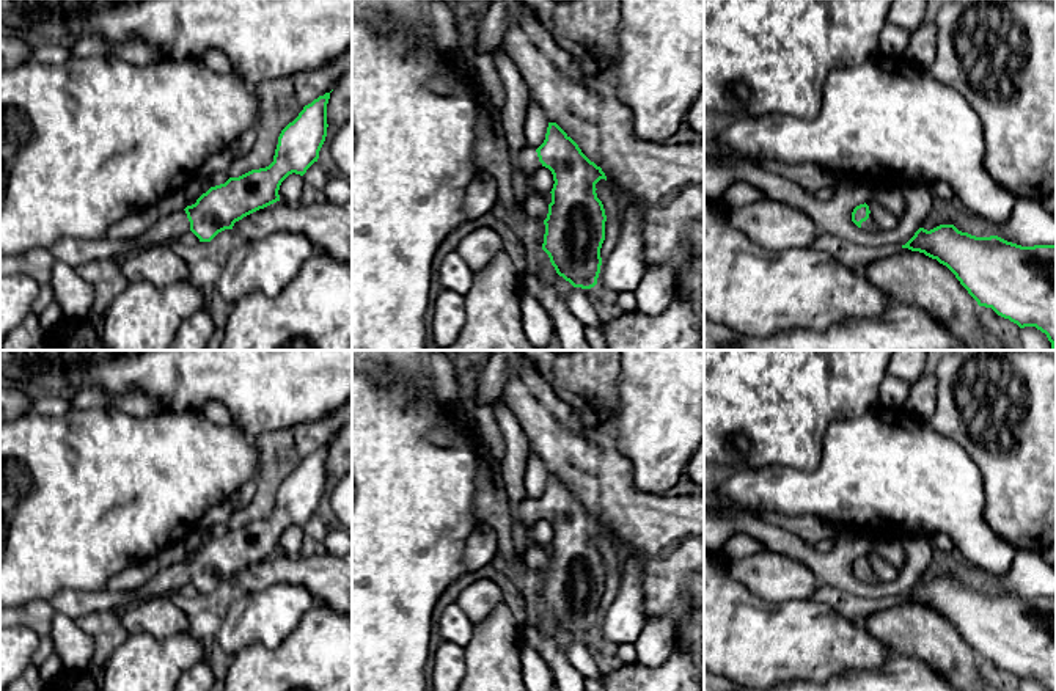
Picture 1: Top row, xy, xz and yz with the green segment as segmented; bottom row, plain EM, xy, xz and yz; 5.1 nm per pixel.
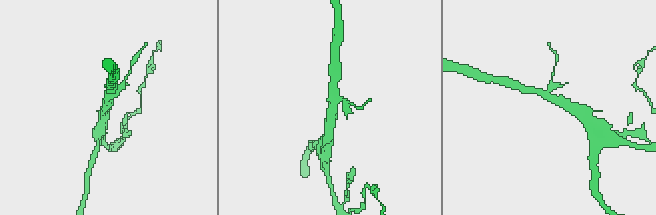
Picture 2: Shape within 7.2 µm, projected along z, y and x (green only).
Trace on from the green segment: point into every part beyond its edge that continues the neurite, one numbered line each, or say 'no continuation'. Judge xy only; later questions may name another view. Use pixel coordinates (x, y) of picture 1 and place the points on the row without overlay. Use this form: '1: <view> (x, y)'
1: xy (74, 603)

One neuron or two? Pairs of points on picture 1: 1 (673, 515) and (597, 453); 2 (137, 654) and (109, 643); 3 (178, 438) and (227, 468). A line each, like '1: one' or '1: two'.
1: one
2: two
3: one

